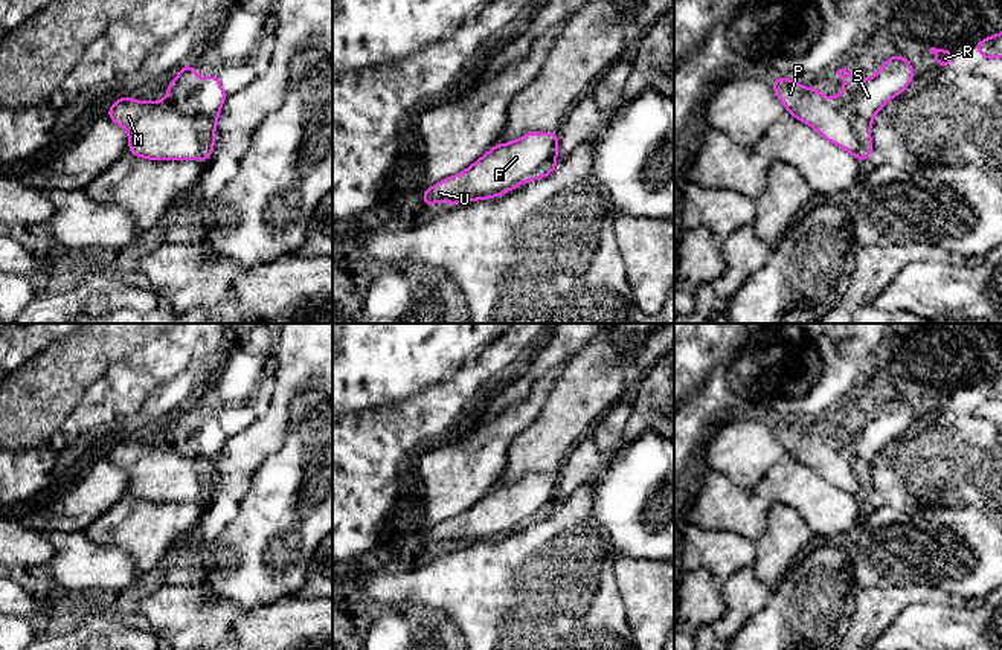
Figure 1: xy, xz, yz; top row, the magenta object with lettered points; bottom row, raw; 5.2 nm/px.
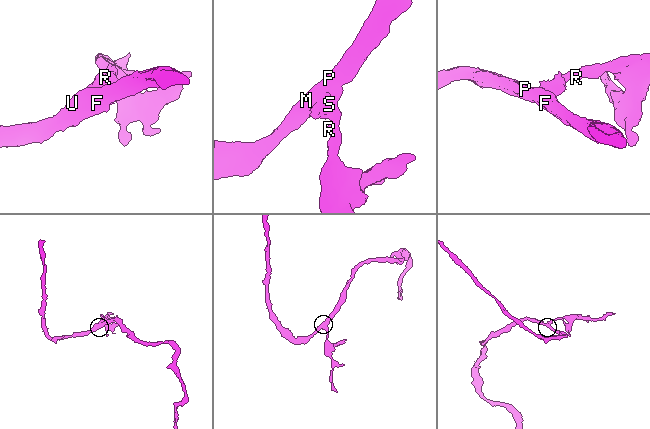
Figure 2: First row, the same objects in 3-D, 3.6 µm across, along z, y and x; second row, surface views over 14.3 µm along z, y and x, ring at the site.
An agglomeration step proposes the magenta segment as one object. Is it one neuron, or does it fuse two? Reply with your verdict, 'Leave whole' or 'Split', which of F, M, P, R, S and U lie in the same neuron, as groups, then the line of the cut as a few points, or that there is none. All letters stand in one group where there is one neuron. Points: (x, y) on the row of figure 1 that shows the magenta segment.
Split. Groups: F M P U / R S. Split along xy (159, 102), (176, 109), (192, 122), (199, 139), (197, 157)

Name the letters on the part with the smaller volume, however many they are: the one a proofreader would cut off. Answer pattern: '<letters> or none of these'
R, S

